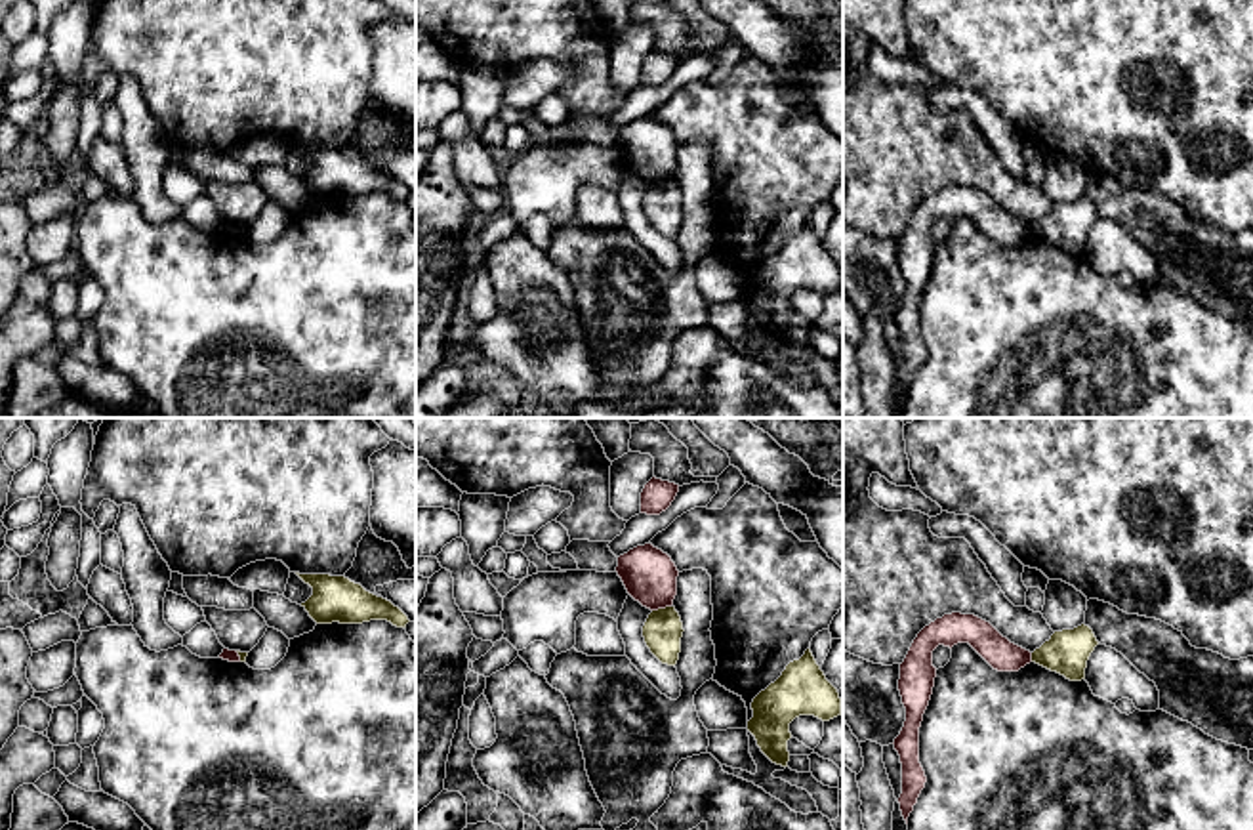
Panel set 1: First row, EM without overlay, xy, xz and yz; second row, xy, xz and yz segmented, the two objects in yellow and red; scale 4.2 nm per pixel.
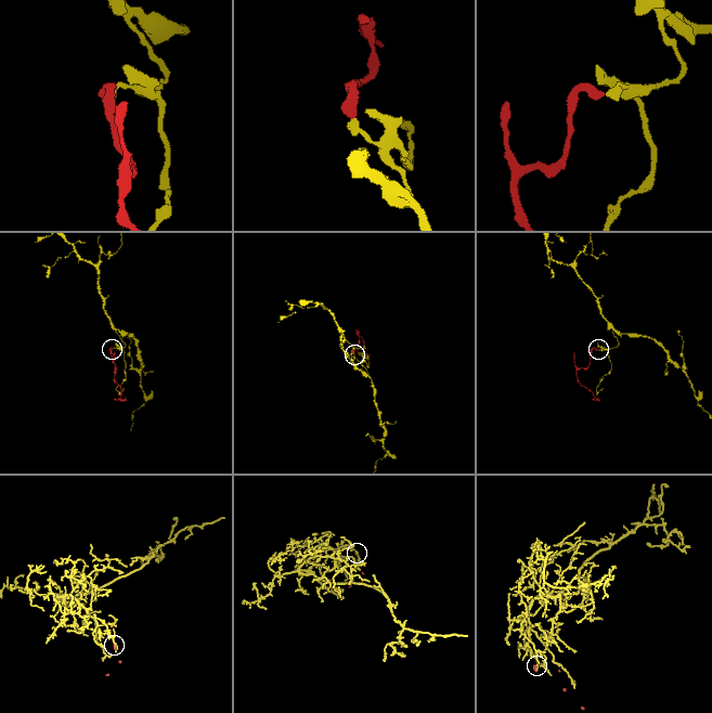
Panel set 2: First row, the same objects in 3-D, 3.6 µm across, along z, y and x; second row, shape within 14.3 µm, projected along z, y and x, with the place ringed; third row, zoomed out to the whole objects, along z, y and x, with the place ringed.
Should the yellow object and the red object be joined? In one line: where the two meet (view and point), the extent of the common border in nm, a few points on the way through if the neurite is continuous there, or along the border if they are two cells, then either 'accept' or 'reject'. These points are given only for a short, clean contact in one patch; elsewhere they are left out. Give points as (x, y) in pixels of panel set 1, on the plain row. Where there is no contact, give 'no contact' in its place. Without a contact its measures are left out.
contact xz (660, 182); length 80 nm; border xz (670, 178), (653, 184); reject

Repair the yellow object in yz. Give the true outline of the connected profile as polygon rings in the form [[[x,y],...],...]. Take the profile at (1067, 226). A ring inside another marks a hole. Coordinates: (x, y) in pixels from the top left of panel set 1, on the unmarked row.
[[[1085,197],[1074,202],[1055,204],[1049,214],[1032,225],[1032,235],[1064,248],[1070,254],[1085,252],[1091,225],[1099,218]]]

